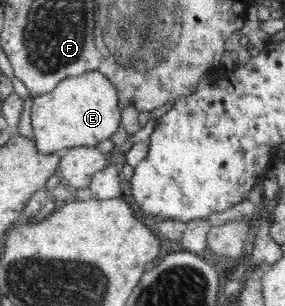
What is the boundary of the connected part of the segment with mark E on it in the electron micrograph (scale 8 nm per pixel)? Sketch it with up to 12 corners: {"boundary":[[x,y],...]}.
{"boundary":[[98,70],[33,97],[37,152],[97,147],[119,128]]}

